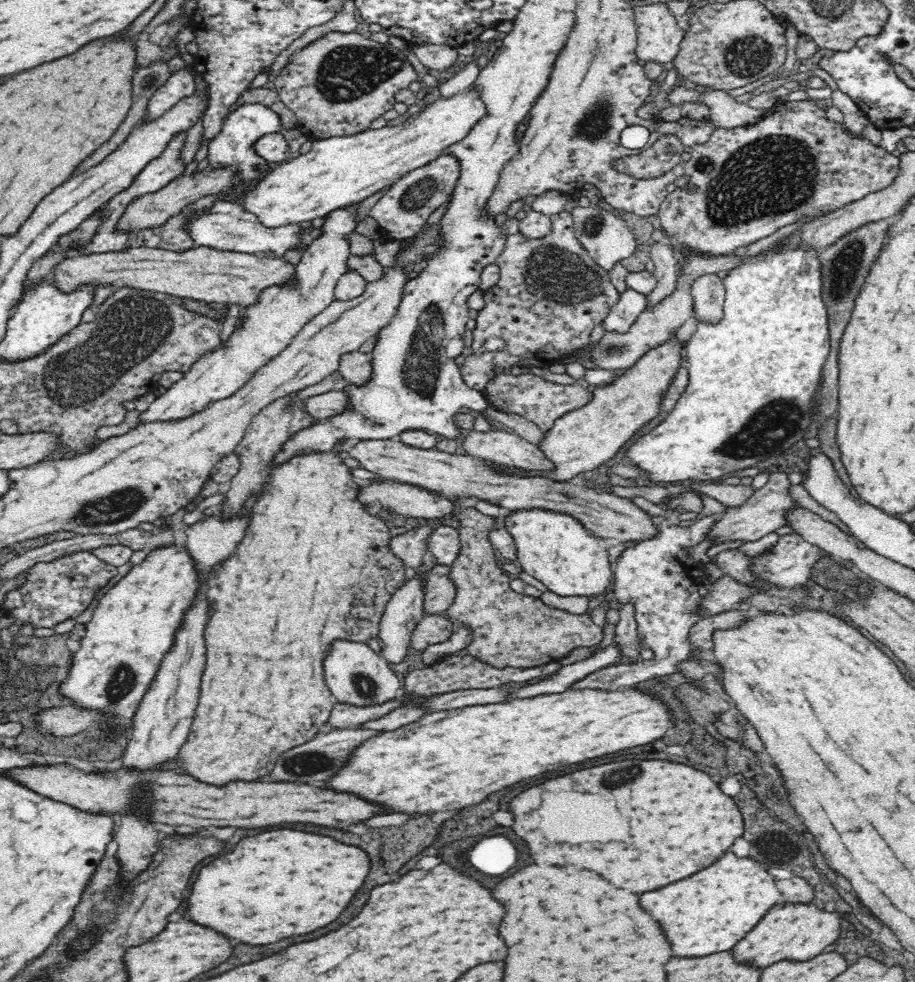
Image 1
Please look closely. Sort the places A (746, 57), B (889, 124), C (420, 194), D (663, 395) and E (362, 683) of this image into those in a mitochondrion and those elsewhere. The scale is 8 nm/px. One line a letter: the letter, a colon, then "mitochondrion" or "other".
A: mitochondrion
B: other
C: mitochondrion
D: other
E: mitochondrion

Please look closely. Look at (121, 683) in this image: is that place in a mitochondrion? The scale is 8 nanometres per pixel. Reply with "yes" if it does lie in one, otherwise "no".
yes

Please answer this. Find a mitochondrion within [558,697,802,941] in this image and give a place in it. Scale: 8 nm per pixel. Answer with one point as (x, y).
(625, 778)

